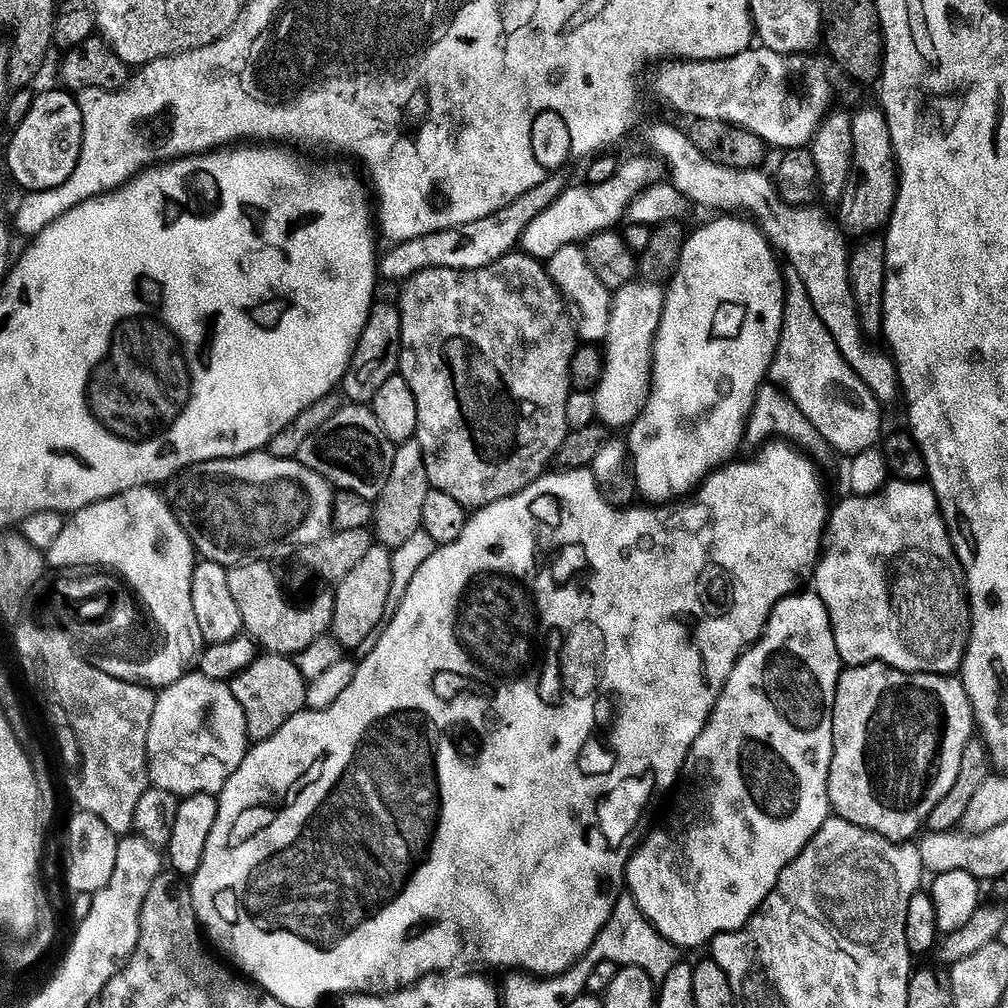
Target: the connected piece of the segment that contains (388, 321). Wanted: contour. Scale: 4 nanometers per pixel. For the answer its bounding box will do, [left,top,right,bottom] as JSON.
[338,303,401,405]

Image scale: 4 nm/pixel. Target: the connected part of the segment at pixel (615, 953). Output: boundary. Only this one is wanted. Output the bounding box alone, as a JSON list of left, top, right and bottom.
[592,894,678,981]

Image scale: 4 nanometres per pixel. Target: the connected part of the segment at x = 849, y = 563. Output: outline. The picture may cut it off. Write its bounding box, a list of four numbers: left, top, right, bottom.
[810,478,968,676]

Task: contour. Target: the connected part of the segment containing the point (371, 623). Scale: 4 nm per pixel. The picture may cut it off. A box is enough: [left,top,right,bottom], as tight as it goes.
[330,542,391,649]

